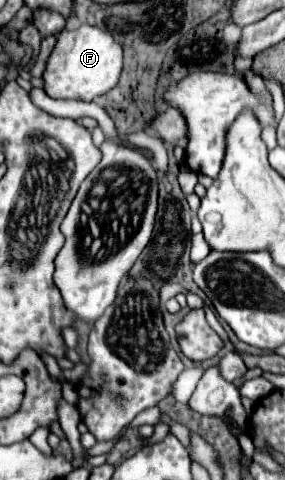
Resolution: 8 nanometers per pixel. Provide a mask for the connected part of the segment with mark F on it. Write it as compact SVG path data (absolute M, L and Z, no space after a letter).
M82 24L78 30L62 30L58 34L56 48L44 72L46 82L44 90L52 98L90 102L118 84L120 70L122 70L122 46L112 38L110 32Z

